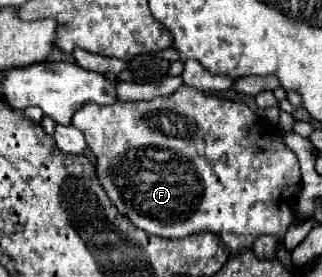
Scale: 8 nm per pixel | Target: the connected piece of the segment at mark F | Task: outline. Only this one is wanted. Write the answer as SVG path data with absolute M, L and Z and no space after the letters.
M181 86L179 90L175 90L169 96L159 96L153 100L143 100L143 102L115 102L113 106L95 106L95 104L87 104L83 108L79 108L75 114L75 118L71 118L71 124L75 128L79 128L85 136L87 148L93 152L95 156L95 168L97 168L97 178L103 184L109 200L115 204L115 208L127 216L137 228L153 234L153 236L161 236L161 238L187 238L191 234L197 232L213 232L215 236L219 236L223 240L223 244L229 248L231 254L235 254L241 248L251 248L251 244L263 236L263 234L271 234L275 238L283 238L289 230L289 226L299 218L297 212L297 200L299 194L303 190L301 184L301 172L299 172L299 160L295 156L293 150L289 150L285 146L285 142L273 134L273 128L267 126L263 122L263 118L259 114L255 114L247 104L243 102L233 102L233 100L223 100L219 96L213 94L205 94L205 92L197 92L193 88Z

